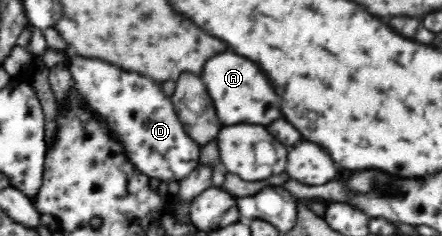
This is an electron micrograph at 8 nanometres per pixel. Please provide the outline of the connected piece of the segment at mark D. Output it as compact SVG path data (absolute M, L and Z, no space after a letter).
M70 52L67 63L74 89L88 103L90 111L105 121L111 133L125 145L131 164L159 181L180 182L199 165L199 145L186 133L172 98L167 97L159 83L139 73L121 71L105 61L83 59Z

